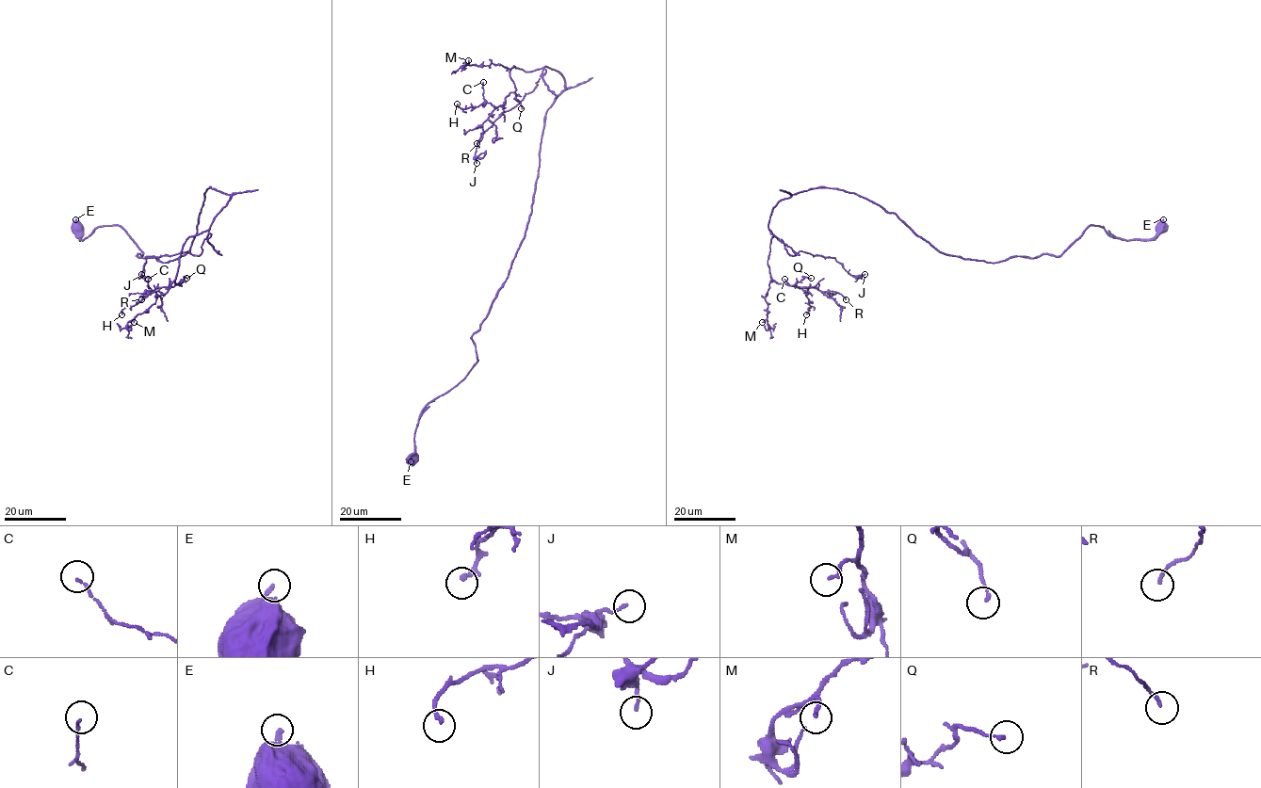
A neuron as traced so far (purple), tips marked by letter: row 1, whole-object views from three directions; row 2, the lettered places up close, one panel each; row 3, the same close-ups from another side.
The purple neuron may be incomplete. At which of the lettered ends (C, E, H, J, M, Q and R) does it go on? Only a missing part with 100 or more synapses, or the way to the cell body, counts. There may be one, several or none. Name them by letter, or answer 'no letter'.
no letter

